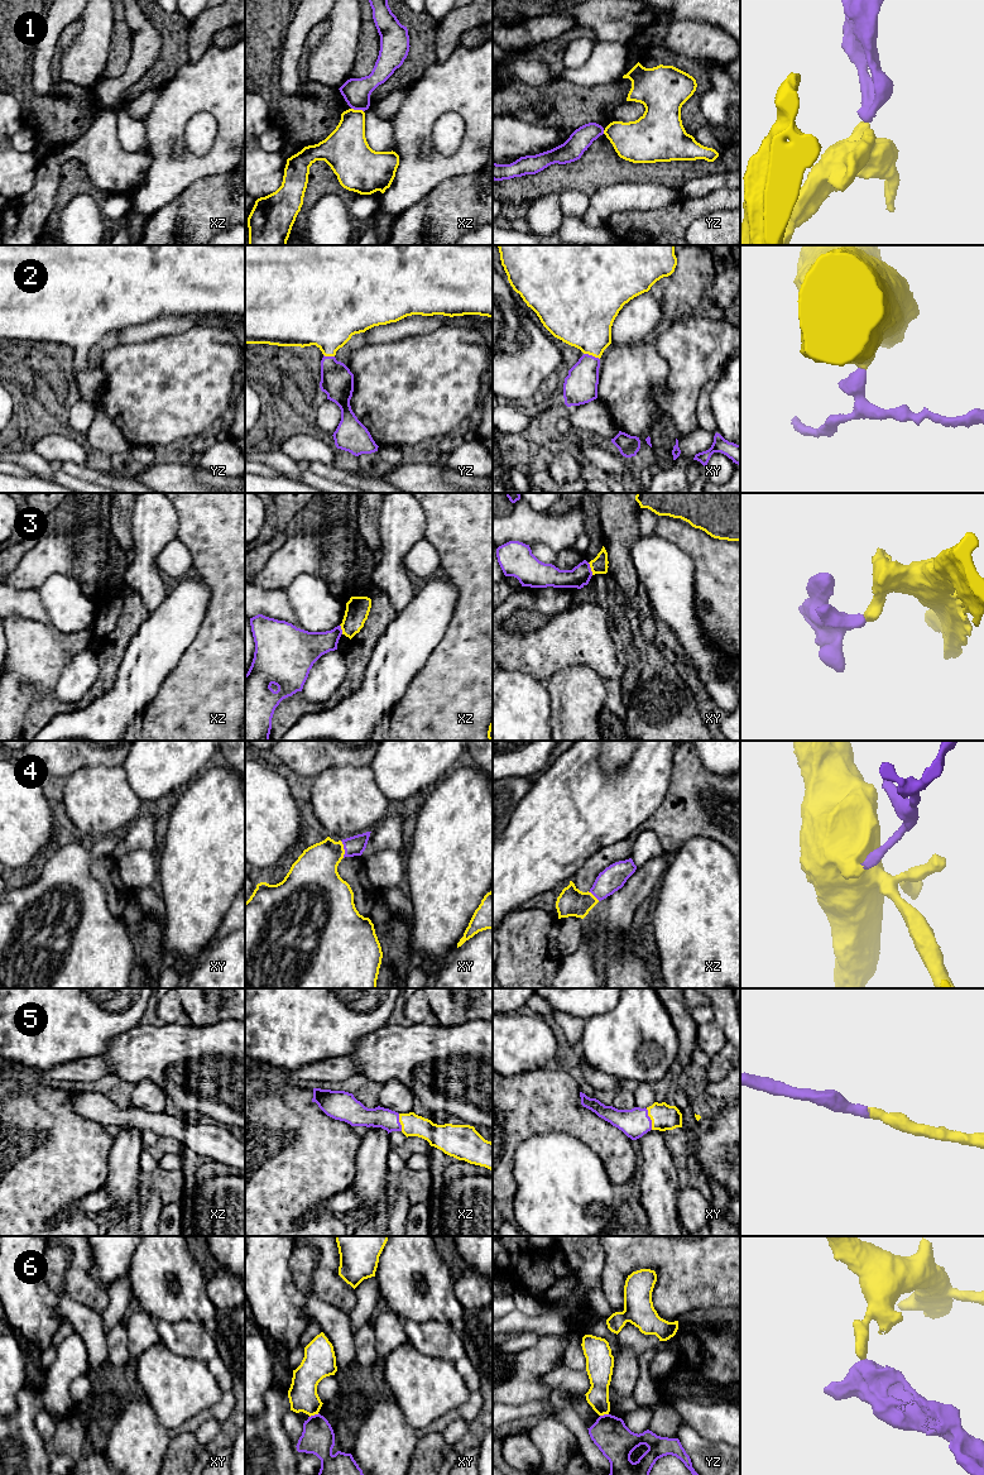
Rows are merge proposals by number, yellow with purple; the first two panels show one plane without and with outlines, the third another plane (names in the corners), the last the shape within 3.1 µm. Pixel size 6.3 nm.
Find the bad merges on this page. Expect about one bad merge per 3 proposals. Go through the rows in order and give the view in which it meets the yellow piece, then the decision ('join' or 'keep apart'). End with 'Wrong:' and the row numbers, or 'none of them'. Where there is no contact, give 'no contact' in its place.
1: meets yellow in xz; keep apart
2: meets yellow in xy; join
3: meets yellow in xy; keep apart
4: meets yellow in xy; join
5: meets yellow in xy; join
6: meets yellow in xy; keep apart
Wrong: 1, 3, 6

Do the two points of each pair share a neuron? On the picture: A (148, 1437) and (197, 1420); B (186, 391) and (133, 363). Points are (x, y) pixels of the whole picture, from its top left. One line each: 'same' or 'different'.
A: same
B: same

